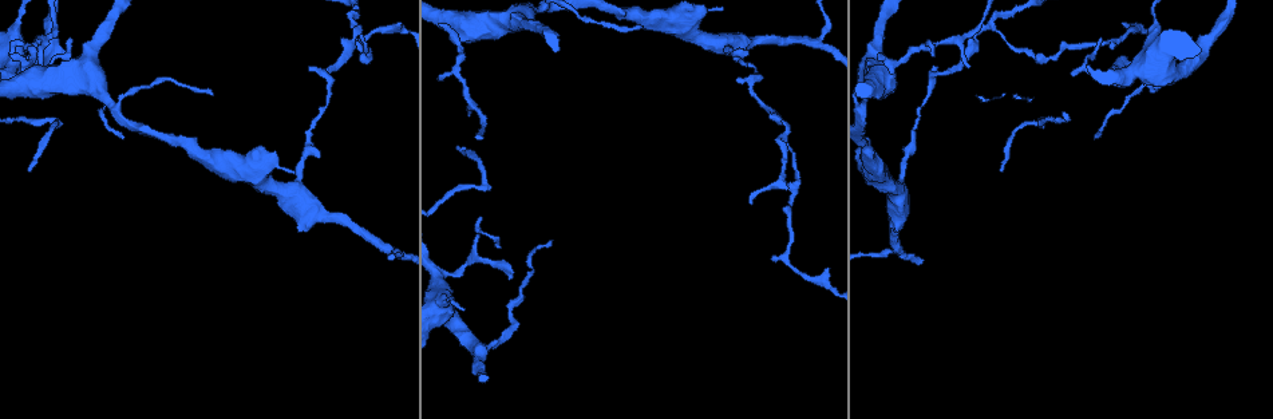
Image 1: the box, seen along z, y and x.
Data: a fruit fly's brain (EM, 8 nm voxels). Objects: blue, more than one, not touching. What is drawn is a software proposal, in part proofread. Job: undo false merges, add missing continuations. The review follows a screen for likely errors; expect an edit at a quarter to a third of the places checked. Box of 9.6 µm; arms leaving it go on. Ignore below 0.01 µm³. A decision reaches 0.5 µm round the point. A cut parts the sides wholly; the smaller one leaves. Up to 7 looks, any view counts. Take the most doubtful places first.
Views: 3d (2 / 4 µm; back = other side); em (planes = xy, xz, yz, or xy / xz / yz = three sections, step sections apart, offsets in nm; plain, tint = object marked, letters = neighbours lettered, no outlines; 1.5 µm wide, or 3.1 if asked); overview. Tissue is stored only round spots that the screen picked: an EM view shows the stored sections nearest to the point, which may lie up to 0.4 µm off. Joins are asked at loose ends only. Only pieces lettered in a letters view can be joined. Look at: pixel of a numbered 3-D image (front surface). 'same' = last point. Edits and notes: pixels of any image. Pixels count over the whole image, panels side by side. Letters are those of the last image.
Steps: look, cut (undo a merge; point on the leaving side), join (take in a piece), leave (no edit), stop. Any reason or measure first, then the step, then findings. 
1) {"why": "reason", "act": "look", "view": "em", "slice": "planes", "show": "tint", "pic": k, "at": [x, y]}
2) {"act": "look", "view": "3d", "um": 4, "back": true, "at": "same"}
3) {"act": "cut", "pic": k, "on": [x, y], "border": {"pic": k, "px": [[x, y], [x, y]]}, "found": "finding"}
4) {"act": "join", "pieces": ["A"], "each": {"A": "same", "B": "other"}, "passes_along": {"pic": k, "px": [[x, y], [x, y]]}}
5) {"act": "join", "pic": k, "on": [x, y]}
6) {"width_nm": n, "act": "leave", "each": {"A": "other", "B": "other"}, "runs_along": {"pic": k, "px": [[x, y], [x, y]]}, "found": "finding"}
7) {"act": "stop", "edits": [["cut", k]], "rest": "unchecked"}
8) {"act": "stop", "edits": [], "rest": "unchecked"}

{"why": "sudden change in width", "act": "look", "view": "em", "slice": "planes", "show": "tint", "pic": 1, "at": [457, 37]}

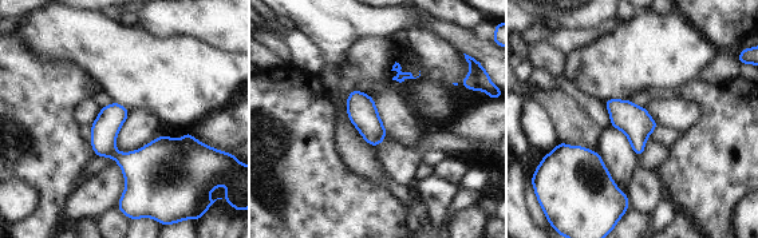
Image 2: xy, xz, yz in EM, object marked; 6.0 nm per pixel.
{"act": "look", "view": "em", "slice": "planes", "show": "letters", "at": "same"}

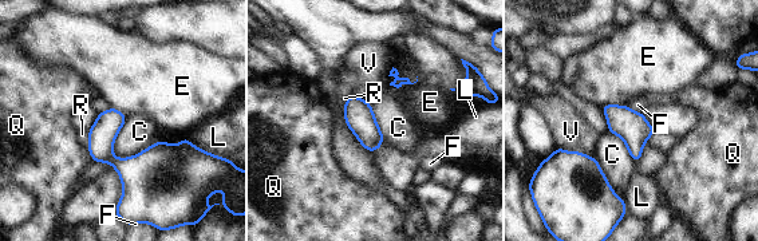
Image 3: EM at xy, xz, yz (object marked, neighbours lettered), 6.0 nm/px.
{"act": "leave", "each": {"C": "other", "E": "other", "F": "other", "L": "other", "Q": "other", "R": "other", "V": "other"}, "border": {"pic": 3, "px": [[157, 139], [133, 155], [113, 157]]}, "found": "all the same neuron"}

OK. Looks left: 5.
{"why": "abrupt turn", "act": "look", "view": "em", "slice": "xz", "step": 8, "show": "plain", "pic": 1, "at": [322, 70]}

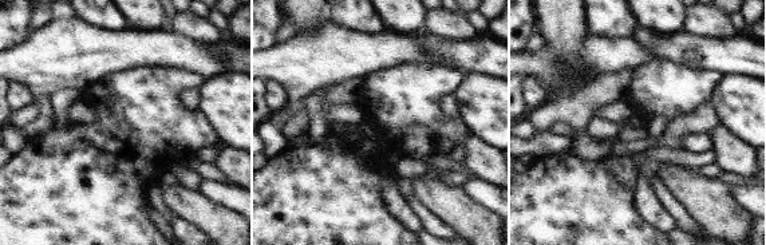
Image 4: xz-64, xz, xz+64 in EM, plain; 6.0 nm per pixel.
{"why": "where the object lies", "act": "look", "view": "em", "slice": "xz", "step": 8, "show": "tint", "at": "same"}

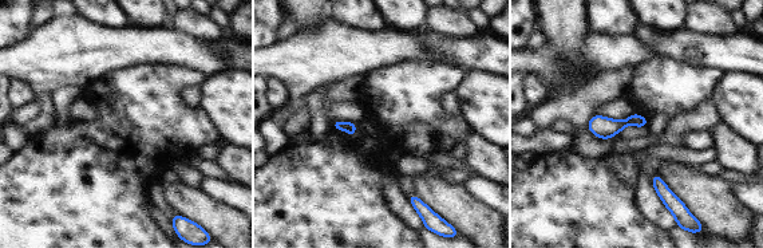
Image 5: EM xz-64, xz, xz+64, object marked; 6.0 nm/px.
{"act": "look", "view": "em", "slice": "xz", "step": 8, "show": "letters", "at": "same"}

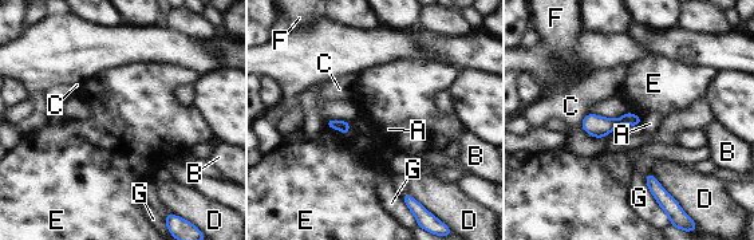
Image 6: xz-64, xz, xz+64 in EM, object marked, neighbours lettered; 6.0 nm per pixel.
{"act": "leave", "each": {"A": "other", "B": "other", "C": "other", "D": "other", "E": "other", "F": "other", "G": "other"}, "found": "one neuron here"}

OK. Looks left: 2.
{"why": "an open end", "act": "look", "view": "em", "slice": "xz", "step": 4, "show": "letters", "pic": 1, "at": [1099, 40]}

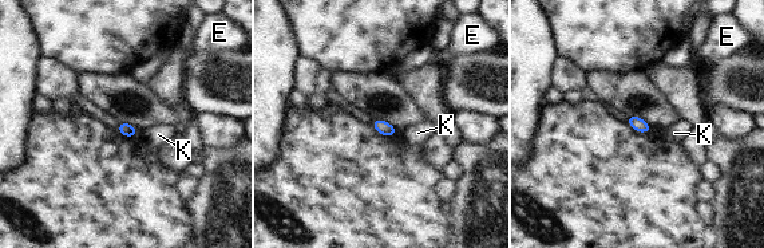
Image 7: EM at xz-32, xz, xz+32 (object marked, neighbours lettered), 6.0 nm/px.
{"width_nm": 80, "longest_contact_nm": ["K", 40], "act": "leave", "each": {"E": "other", "K": "other"}, "found": "no lettered piece goes on from it"}

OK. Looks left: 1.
{"act": "stop", "edits": [], "rest": "unchecked"}

